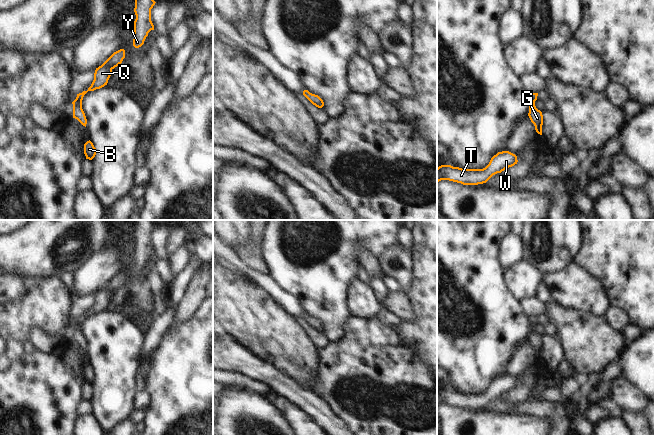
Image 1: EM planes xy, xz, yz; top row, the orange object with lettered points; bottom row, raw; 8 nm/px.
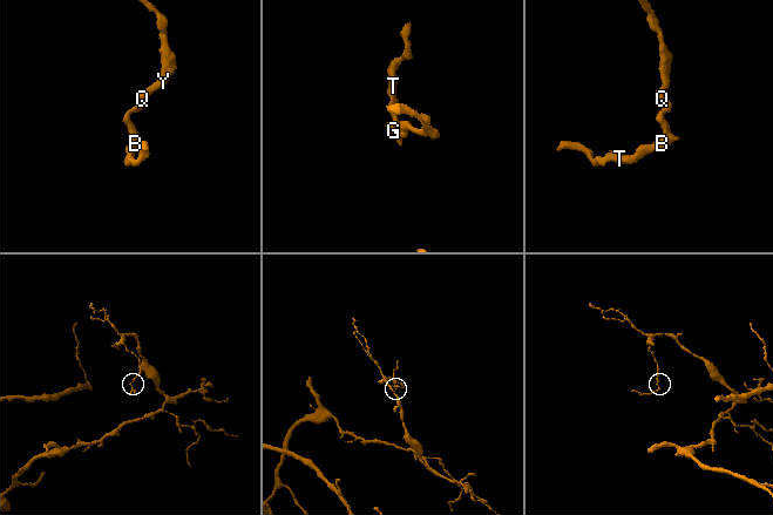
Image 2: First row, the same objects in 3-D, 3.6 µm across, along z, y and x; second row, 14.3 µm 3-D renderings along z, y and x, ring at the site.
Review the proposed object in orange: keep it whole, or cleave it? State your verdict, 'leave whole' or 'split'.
leave whole

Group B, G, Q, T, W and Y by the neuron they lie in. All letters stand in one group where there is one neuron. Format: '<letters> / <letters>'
B G Q T W Y

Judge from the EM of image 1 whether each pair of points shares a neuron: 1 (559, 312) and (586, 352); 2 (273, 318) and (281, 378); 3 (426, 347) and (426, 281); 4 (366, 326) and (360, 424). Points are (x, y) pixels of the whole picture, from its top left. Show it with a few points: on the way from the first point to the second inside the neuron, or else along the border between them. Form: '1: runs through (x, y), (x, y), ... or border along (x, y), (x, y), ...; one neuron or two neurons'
1: runs through (568, 322), (586, 342); one neuron
2: border along (260, 358), (289, 374), (300, 383); two neurons
3: runs through (426, 331), (426, 297); one neuron
4: runs through (366, 350), (366, 400); one neuron

